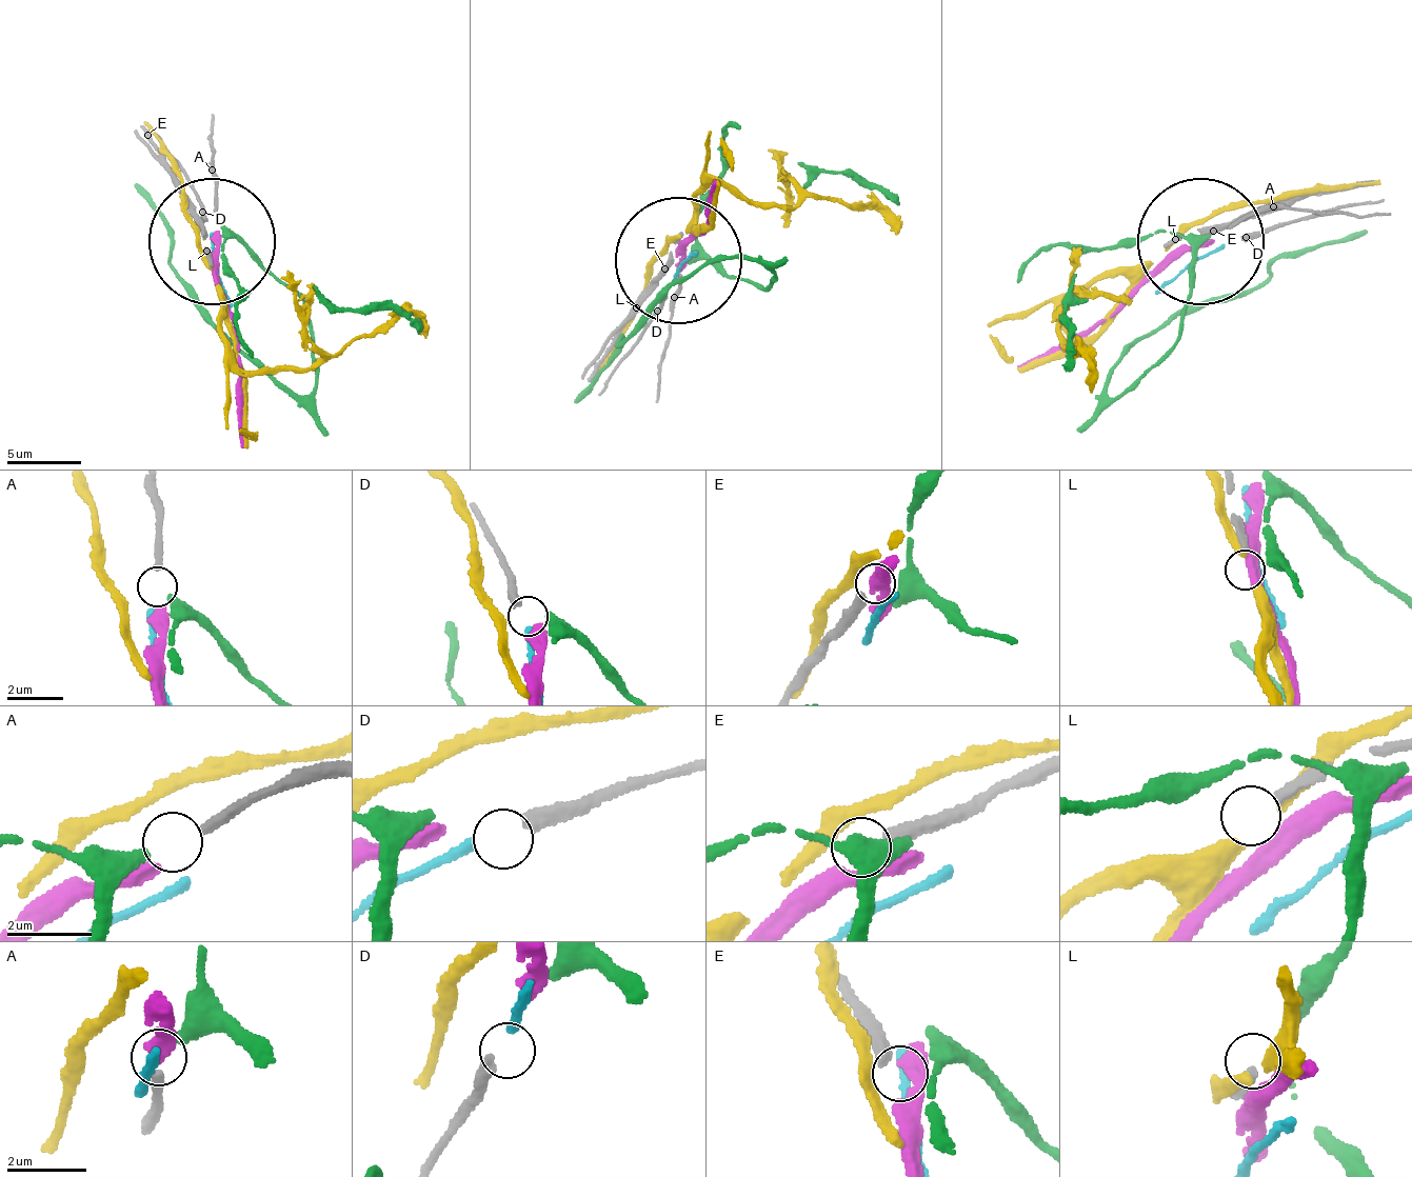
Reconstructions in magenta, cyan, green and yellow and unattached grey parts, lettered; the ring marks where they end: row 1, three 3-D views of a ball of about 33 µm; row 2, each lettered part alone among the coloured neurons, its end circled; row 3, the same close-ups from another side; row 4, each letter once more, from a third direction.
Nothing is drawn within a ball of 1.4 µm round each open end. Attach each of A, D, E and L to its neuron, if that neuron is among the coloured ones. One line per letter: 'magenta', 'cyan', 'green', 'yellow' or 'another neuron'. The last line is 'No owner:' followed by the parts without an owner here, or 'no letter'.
A: green
D: cyan
E: another neuron
L: another neuron
No owner: E, L

